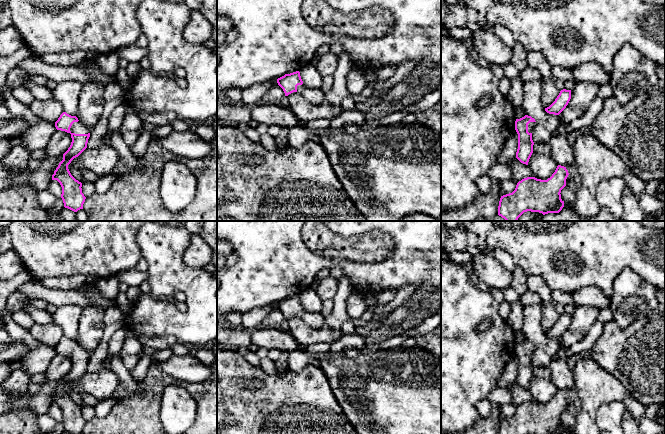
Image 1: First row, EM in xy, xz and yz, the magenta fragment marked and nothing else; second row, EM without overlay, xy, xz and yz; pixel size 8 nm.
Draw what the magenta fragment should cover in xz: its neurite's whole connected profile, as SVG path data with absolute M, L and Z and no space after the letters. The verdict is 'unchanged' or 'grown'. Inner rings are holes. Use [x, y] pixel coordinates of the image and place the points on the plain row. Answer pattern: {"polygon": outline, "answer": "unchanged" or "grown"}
{"polygon": "M299 295L285 298L277 303L277 307L283 313L285 320L293 316L299 316L311 327L319 328L324 325L325 317L321 313L313 313L304 309Z", "answer": "grown"}

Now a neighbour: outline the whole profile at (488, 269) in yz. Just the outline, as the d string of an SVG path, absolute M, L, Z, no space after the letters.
M479 254L472 257L471 262L478 279L491 288L504 289L511 286L513 272L506 270L491 254Z

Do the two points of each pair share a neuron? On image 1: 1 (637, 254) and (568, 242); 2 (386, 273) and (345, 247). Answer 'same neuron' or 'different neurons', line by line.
1: same neuron
2: different neurons

